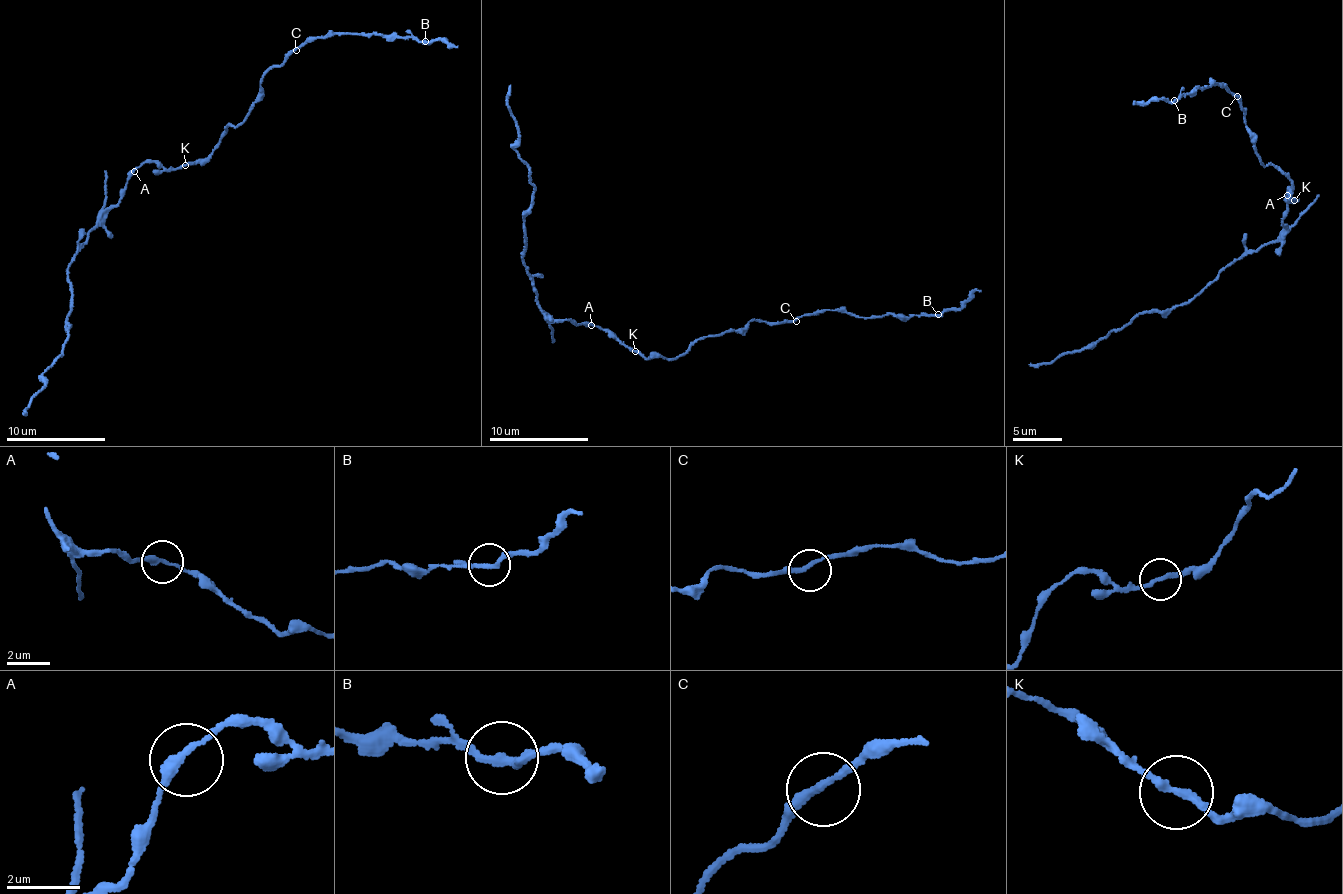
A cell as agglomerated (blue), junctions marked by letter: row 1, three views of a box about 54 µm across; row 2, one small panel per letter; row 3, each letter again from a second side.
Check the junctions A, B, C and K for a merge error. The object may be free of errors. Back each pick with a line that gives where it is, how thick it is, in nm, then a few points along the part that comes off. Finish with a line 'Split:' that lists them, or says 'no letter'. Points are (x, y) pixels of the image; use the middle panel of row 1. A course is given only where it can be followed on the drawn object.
Split: no letter

